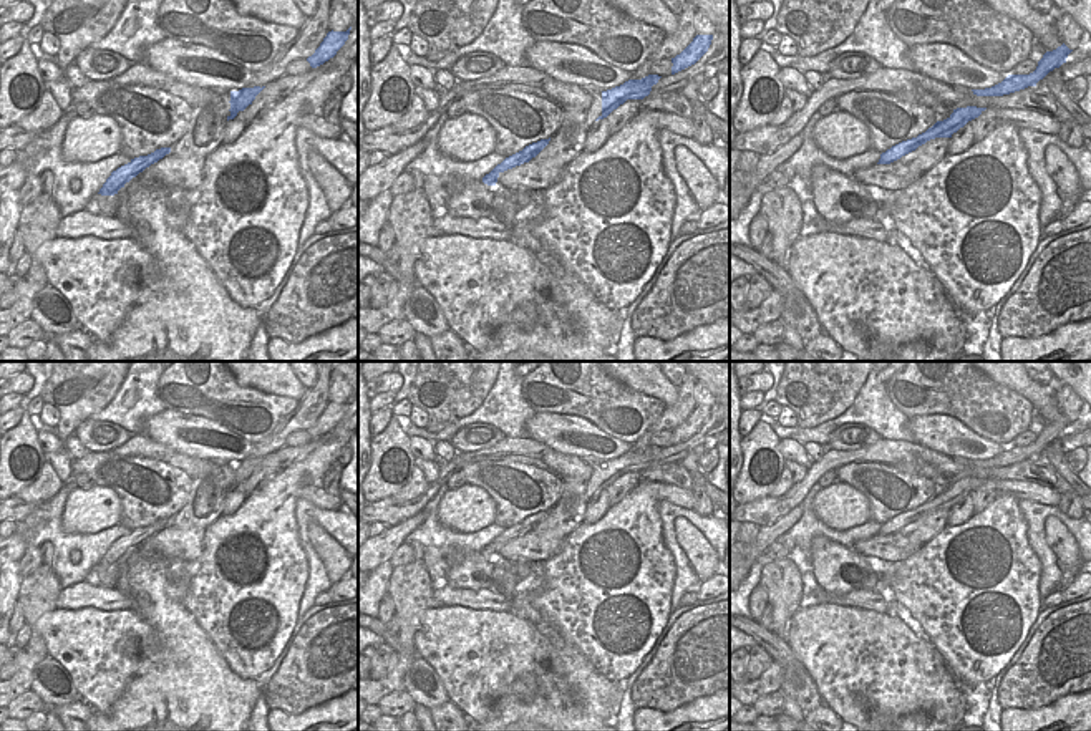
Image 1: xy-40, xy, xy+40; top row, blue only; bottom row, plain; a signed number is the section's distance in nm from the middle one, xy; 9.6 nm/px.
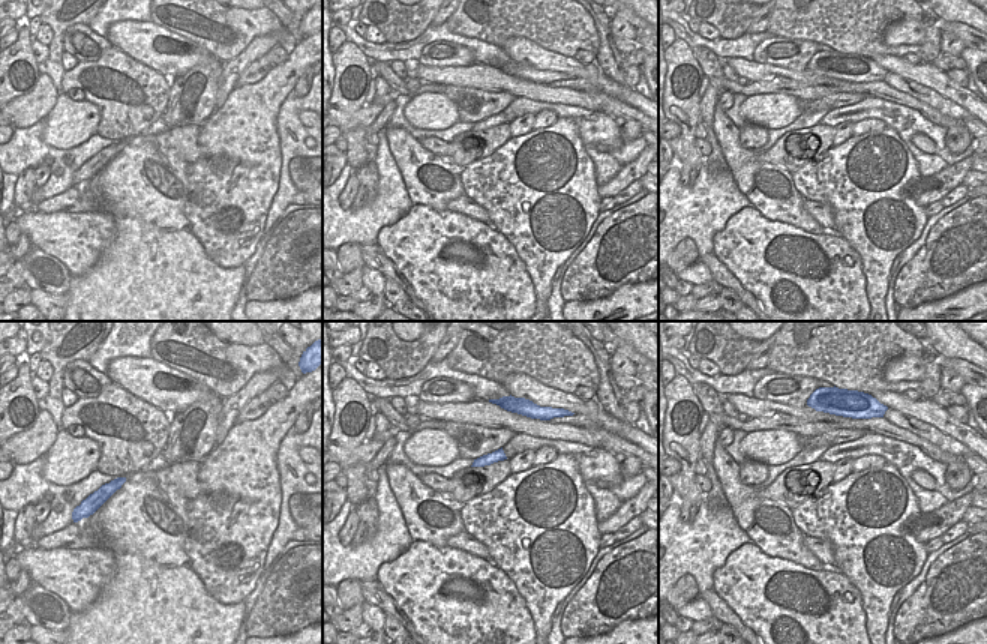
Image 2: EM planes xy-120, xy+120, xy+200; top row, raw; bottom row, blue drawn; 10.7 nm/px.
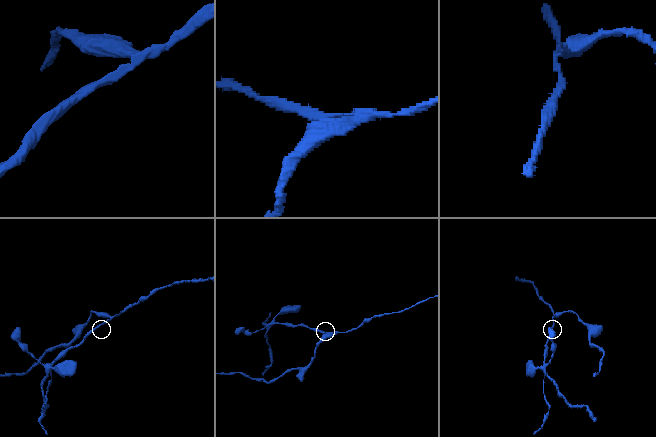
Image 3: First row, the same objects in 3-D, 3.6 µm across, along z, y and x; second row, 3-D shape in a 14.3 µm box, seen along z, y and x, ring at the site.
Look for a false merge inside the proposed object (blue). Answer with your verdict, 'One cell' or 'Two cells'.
Two cells

